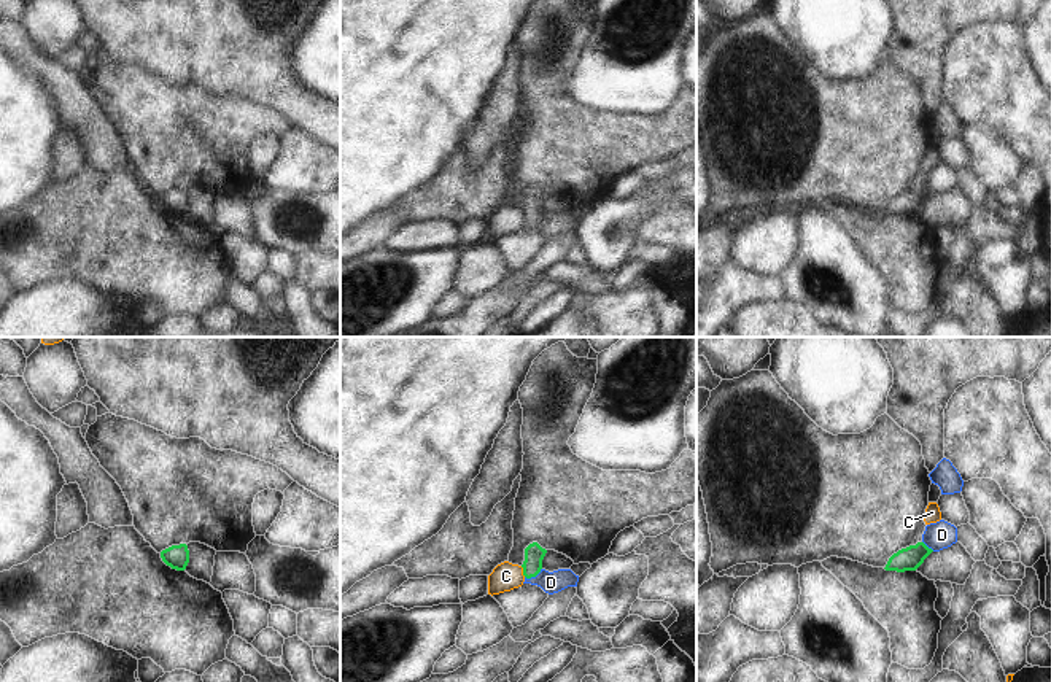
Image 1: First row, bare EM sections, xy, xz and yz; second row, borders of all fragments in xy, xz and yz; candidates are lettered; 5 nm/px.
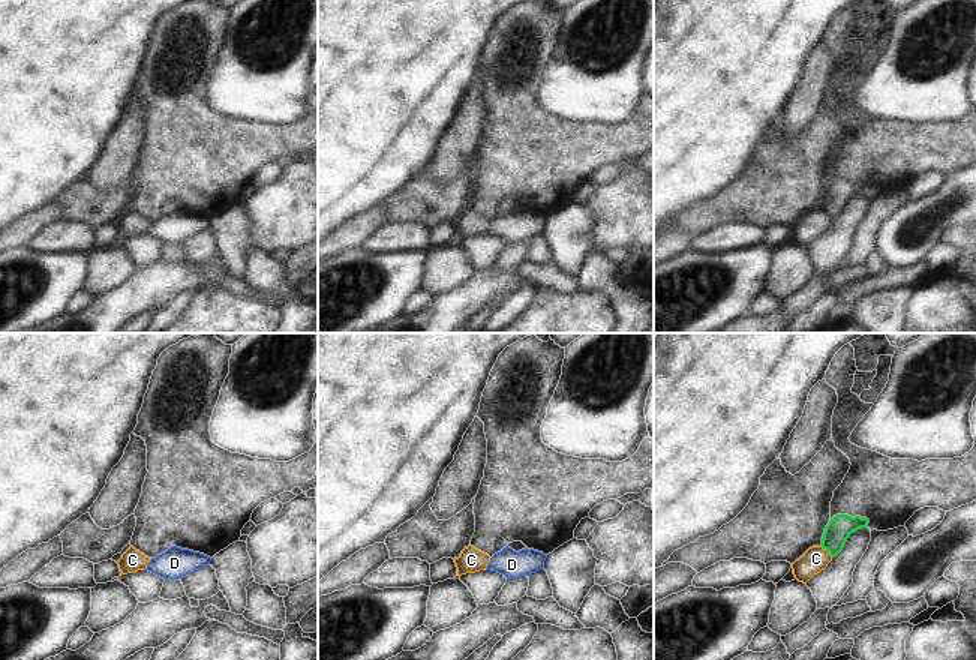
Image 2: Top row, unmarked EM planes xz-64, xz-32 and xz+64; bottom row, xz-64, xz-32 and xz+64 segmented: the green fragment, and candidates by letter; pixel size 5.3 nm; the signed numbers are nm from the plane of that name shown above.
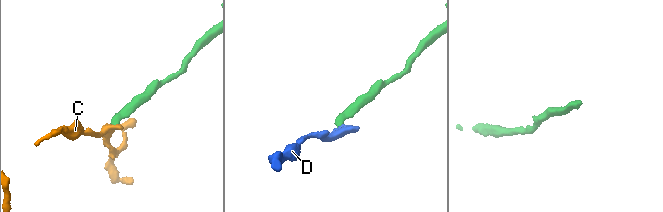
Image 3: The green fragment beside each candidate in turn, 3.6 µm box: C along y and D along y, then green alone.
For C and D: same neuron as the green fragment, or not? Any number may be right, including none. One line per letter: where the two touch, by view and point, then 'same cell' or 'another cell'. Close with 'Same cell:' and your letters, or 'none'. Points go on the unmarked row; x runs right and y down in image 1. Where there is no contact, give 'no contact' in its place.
C: meets green in xz at (523, 215); another cell
D: meets green in xz at (533, 220); same cell
Same cell: D

